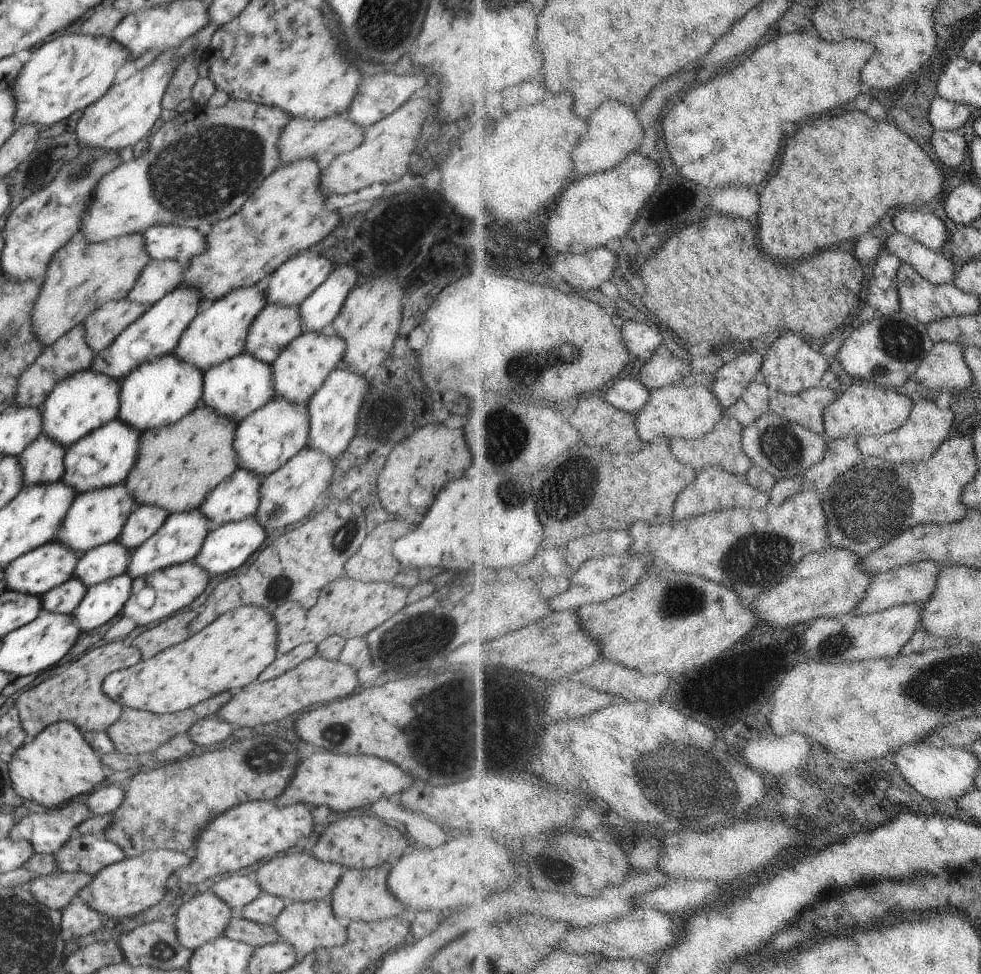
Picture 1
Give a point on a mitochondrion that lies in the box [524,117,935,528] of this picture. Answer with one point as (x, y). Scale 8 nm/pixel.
(901, 341)

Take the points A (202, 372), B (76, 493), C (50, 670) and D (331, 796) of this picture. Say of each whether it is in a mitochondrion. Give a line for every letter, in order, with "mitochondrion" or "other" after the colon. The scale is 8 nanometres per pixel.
A: other
B: other
C: other
D: other

